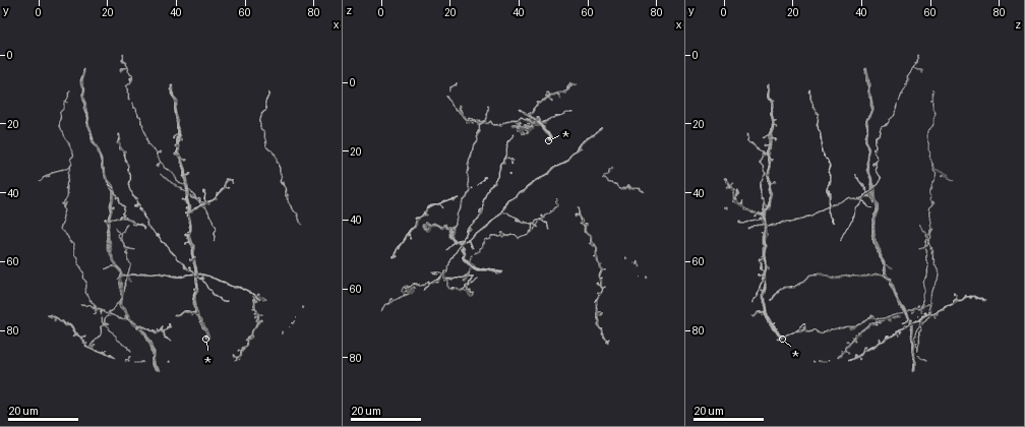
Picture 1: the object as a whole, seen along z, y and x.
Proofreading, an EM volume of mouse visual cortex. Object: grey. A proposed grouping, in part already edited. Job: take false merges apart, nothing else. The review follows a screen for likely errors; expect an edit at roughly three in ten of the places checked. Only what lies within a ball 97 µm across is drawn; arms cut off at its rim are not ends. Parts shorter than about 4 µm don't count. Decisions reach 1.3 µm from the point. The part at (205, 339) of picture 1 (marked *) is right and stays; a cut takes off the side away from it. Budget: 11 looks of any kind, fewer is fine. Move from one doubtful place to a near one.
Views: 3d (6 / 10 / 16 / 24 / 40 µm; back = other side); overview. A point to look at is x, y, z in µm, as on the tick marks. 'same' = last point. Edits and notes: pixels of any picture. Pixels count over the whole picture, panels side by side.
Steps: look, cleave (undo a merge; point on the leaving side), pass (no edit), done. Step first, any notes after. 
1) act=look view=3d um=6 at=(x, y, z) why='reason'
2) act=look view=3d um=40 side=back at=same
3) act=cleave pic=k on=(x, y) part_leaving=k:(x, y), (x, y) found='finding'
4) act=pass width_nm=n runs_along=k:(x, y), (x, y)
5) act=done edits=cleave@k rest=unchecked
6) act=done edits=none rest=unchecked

act=look view=3d um=16 at=(35.0, 29.0, 45.0) why='three arms meet'

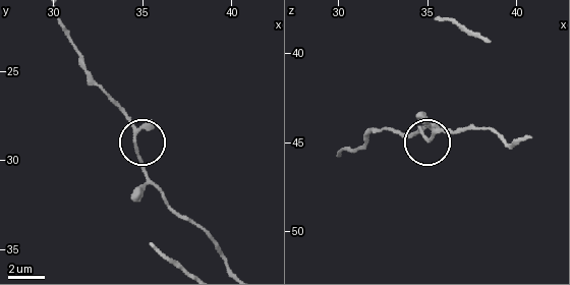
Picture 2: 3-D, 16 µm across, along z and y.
act=look view=3d um=10 at=(34.6, 29.1, 44.3)

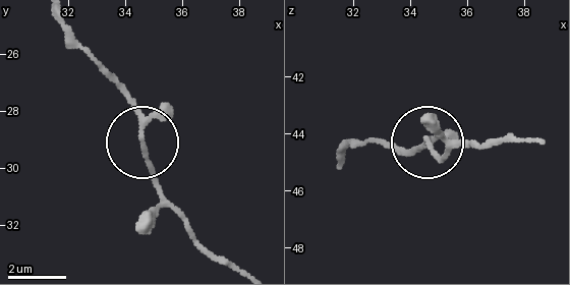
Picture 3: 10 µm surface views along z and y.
act=pass width_nm=150 runs_along=3:(528, 141), (467, 141), (445, 157), (425, 141), (406, 149) found='one neuron here'

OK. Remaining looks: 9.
act=look view=3d um=16 at=(32.0, 48.5, 12.0) why='a fork'

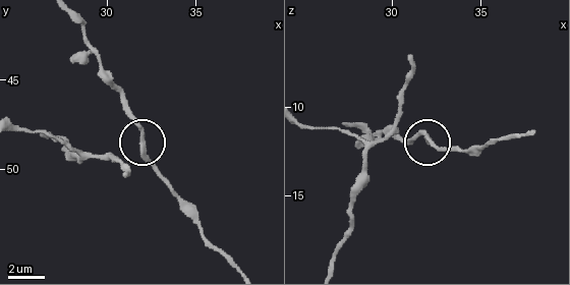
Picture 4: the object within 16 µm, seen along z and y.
act=look view=3d um=6 at=(32.0, 48.4, 11.8) why='zoom in'

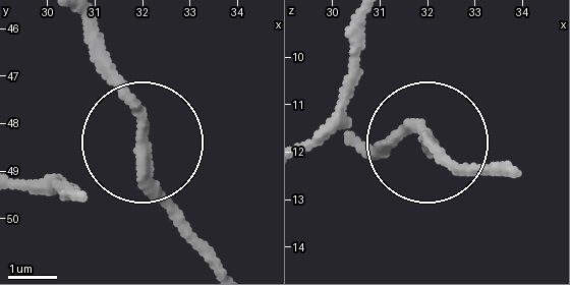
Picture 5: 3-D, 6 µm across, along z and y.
act=pass width_nm=190 runs_along=5:(215, 257), (158, 184), (106, 42) found='continuous, no second neuron'

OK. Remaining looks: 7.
act=look view=3d um=24 at=(46.0, 42.0, 40.0) why='four arms meet'

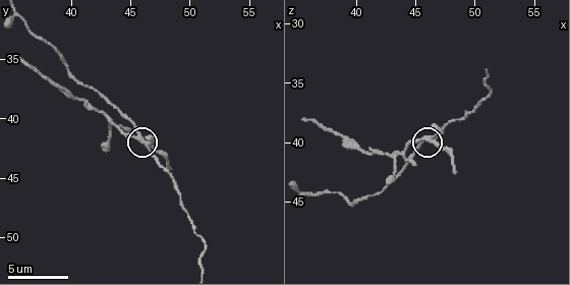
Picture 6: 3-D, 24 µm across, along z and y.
act=look view=3d um=10 at=(46.6, 42.4, 40.0) why='closer look'

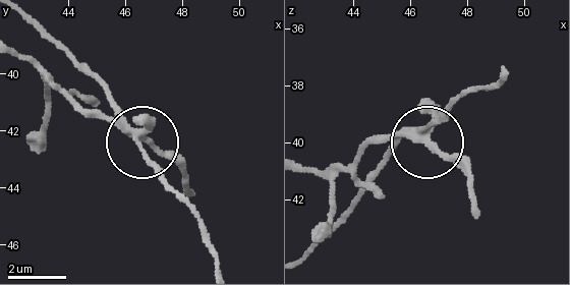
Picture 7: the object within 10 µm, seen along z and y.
act=cleave pic=7 on=(89, 110) part_leaving=7:(125, 126), (91, 117), (17, 58) found='two neurons meet here'

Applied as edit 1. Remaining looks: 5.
act=look view=3d um=24 at=(17.0, 74.0, 57.5) why='four or more arms meet'

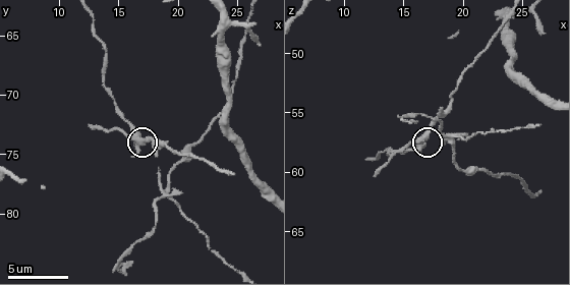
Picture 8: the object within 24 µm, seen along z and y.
act=look view=3d um=6 at=same why='zoom in'

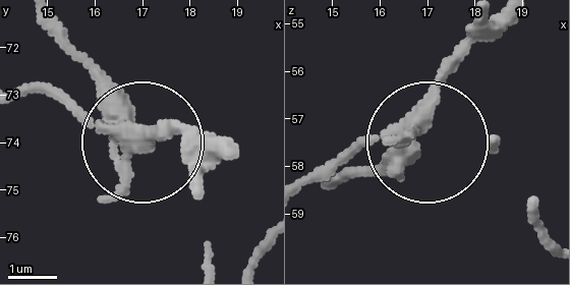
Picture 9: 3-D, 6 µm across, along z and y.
act=cleave pic=9 on=(159, 138) side_arm_um=41 part_leaving=9:(125, 160), (154, 135), (210, 139) found='a second neuron is stuck on'

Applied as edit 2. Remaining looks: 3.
act=look view=overview why='see it whole again'

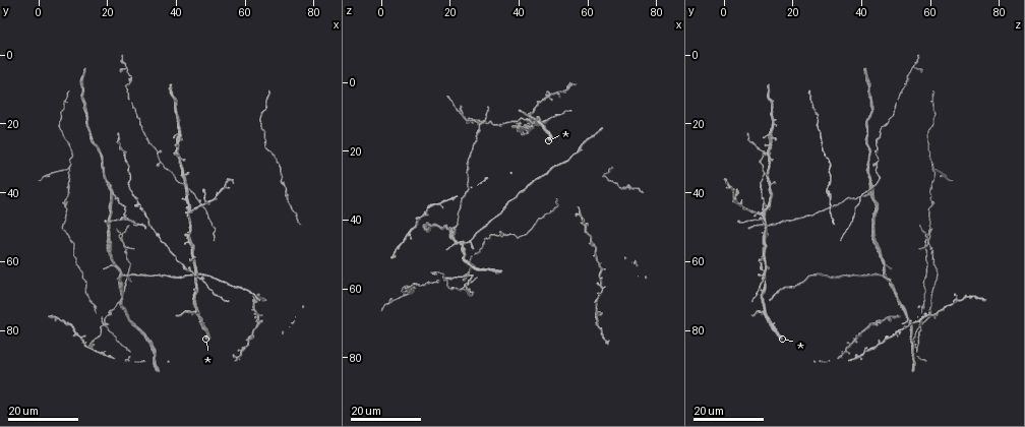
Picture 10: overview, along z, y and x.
act=look view=3d um=24 at=(19.0, 78.0, 57.5) why='four or more arms meet'

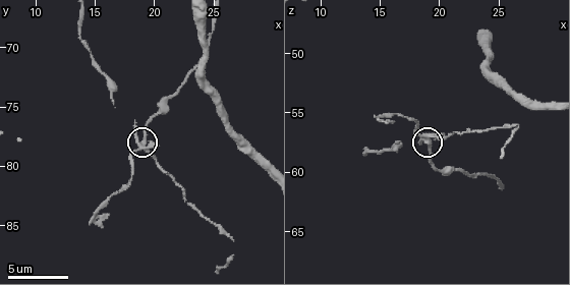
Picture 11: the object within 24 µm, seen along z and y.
act=look view=3d um=6 at=(18.8, 78.4, 57.0)

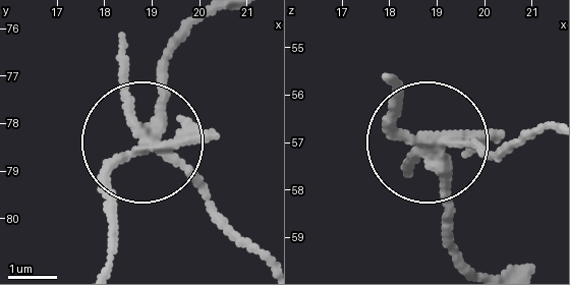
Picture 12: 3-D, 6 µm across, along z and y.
act=cleave pic=12 on=(109, 190) arms=5 part_leaving=12:(149, 133), (161, 60), (185, 23) found='a second neuron is stuck on'

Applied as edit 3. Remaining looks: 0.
act=done edits=cleave@7,cleave@9,cleave@12 rest=unchecked

